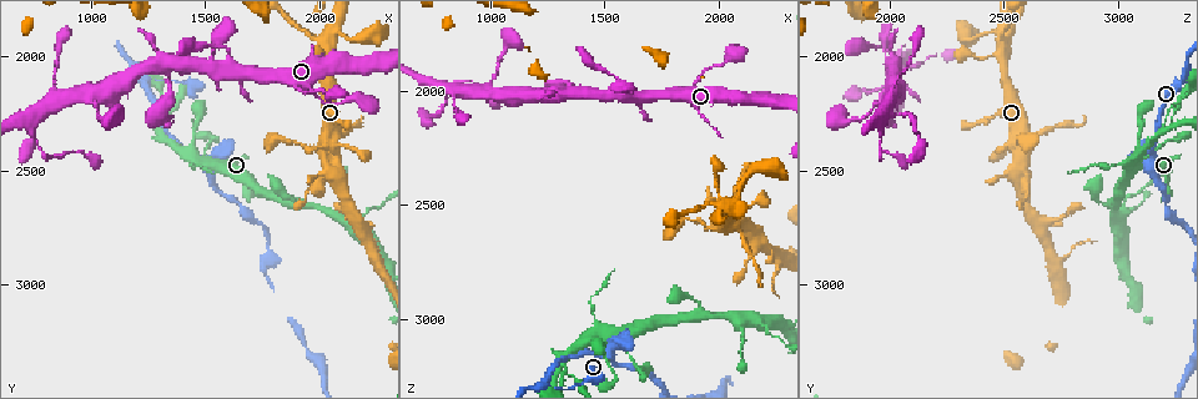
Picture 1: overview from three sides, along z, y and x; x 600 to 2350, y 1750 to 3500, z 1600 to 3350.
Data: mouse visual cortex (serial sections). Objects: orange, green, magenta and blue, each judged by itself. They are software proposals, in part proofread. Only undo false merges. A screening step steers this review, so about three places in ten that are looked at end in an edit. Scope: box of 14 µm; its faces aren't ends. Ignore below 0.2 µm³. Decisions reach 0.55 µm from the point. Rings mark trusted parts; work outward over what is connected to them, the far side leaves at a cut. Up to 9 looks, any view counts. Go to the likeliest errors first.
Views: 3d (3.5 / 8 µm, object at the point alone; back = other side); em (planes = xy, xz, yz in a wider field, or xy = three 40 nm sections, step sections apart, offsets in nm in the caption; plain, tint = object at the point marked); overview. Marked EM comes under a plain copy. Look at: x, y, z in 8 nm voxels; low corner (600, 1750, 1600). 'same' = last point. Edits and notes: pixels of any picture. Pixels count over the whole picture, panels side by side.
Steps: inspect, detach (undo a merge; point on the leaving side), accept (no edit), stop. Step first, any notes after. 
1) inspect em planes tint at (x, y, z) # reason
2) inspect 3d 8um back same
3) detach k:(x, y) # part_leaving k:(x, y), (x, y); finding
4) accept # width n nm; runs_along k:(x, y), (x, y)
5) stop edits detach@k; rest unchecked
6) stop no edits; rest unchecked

inspect 3d 3.5um at (2060, 1910, 2510) # abrupt turn

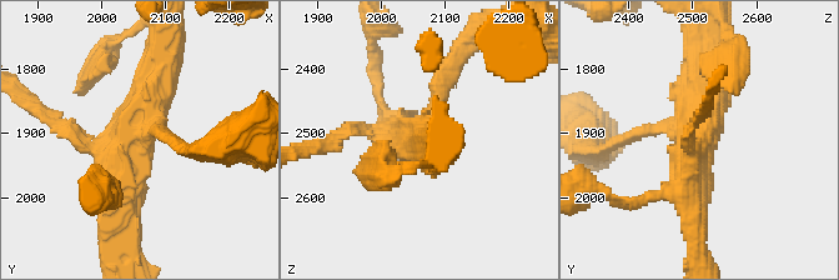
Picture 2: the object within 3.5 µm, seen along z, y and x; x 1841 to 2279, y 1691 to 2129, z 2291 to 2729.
inspect em xy step 3 tint at (2055, 1900, 2505) # arms 4; arm_widths 150, 200, 350, 500 nm; now the EM

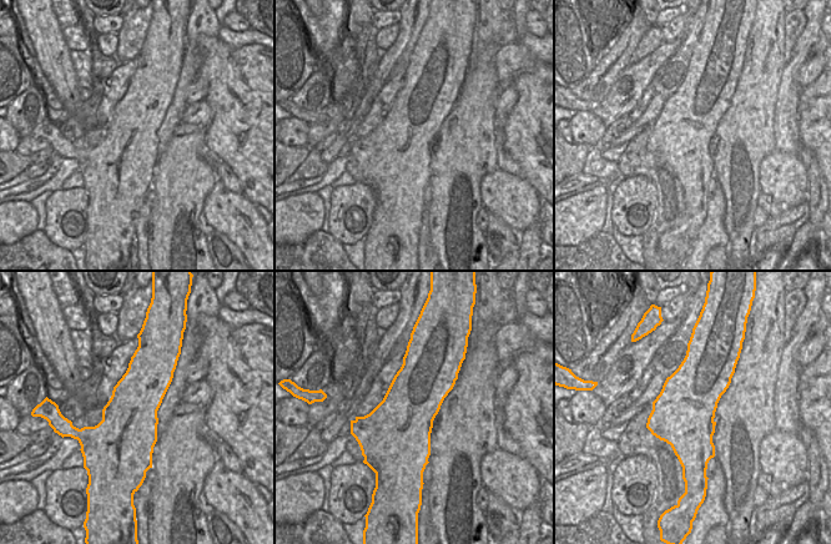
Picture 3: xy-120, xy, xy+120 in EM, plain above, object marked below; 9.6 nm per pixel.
accept # runs_along 2:(694, 211), (694, 135), (652, 128), (627, 139); continuous, no second cell

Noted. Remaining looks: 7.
inspect 3d 3.5um at (2170, 2720, 3030) # three-way junction

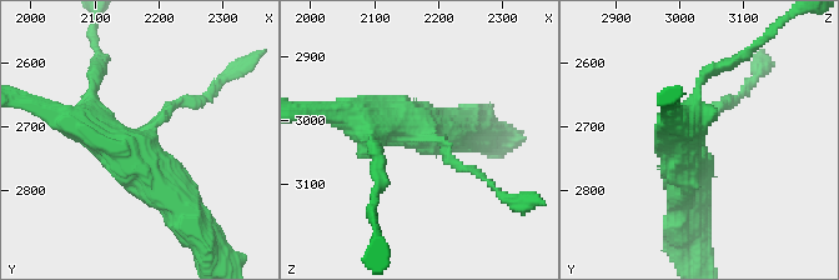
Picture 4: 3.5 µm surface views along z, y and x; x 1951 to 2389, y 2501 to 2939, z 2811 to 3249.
inspect em planes tint at (2175, 2710, 3025) # arms 3; arm_widths 150, 400, 400 nm; shape alone is not enough

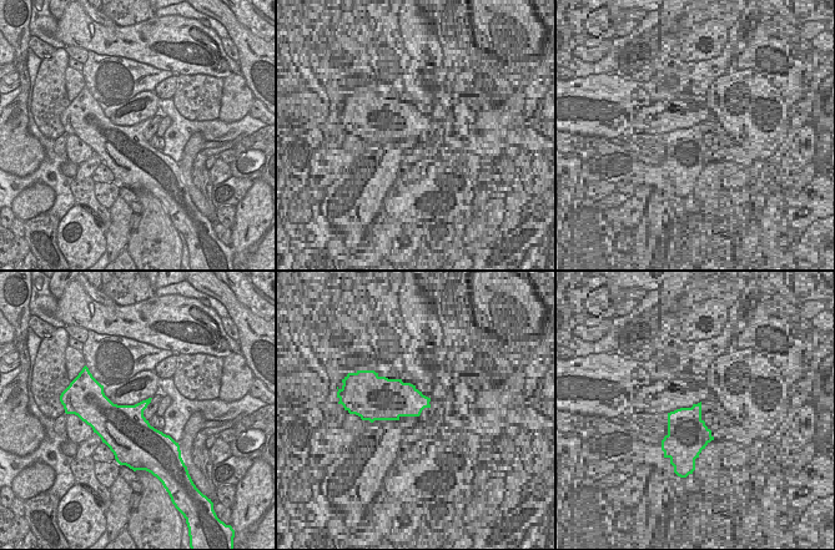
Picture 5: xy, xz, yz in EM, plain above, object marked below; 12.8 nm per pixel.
inspect em xy step 3 tint same

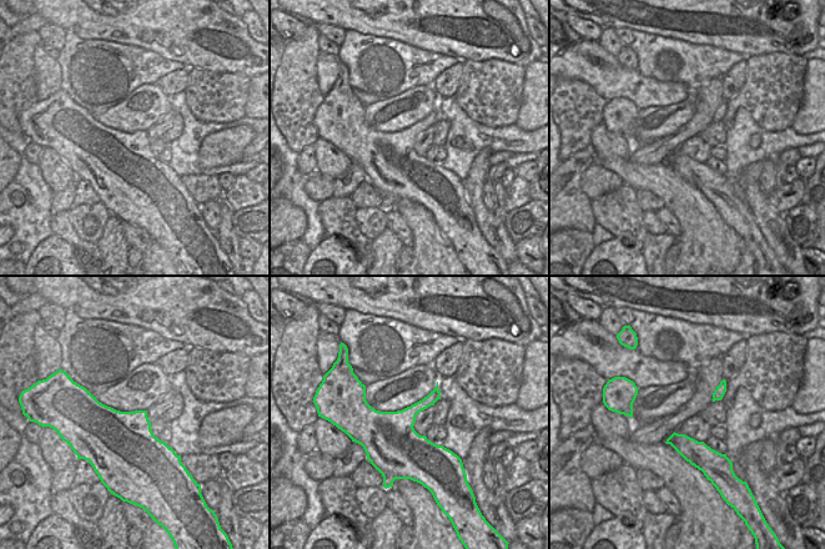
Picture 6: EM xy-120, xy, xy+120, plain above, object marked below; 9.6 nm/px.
accept # runs_along 4:(58, 116), (127, 150), (189, 215); continuous, no second cell

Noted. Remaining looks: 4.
inspect 3d 3.5um back at (1510, 2490, 3160) # branch point

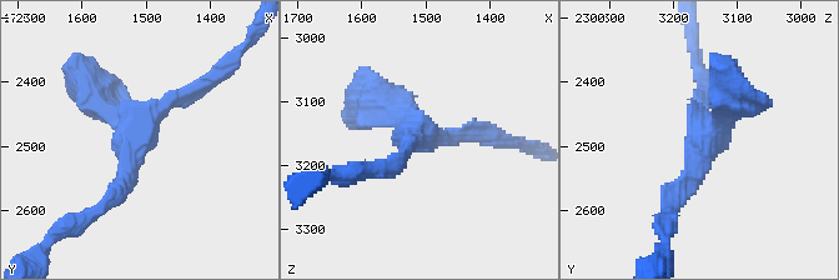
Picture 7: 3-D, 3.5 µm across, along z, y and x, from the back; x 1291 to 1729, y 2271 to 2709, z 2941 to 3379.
inspect em xy step 1 tint at (1510, 2475, 3150)

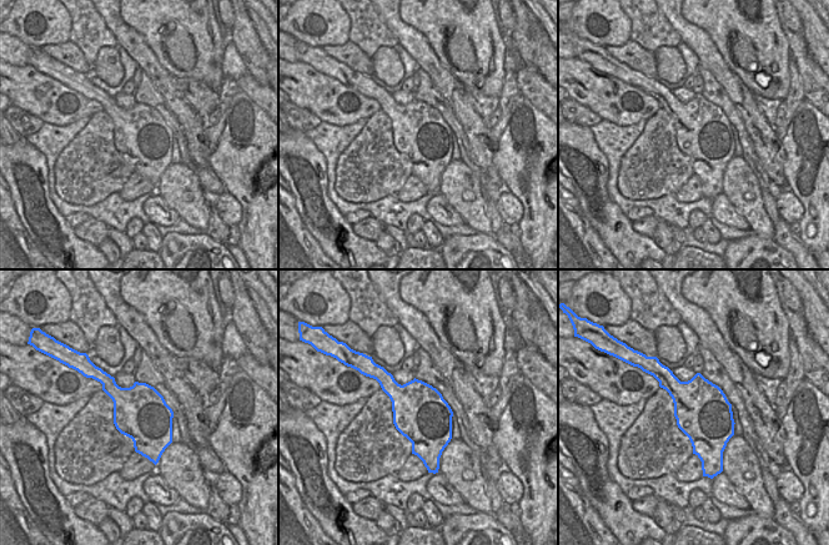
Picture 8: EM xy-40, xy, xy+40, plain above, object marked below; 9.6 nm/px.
inspect em xy step 2 tint same

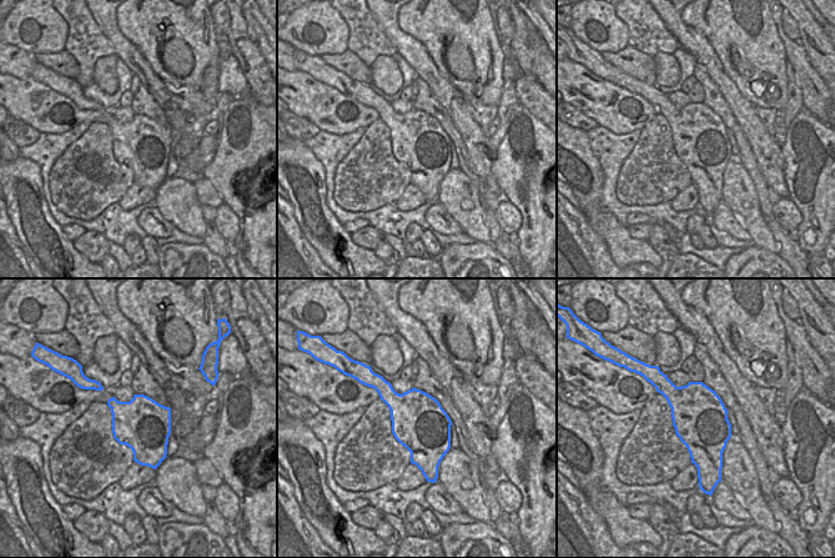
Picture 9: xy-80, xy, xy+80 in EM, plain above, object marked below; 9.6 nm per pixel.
accept # runs_along 7:(201, 83), (132, 136), (109, 201); all the same cell

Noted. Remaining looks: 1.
stop no edits; rest unchecked

